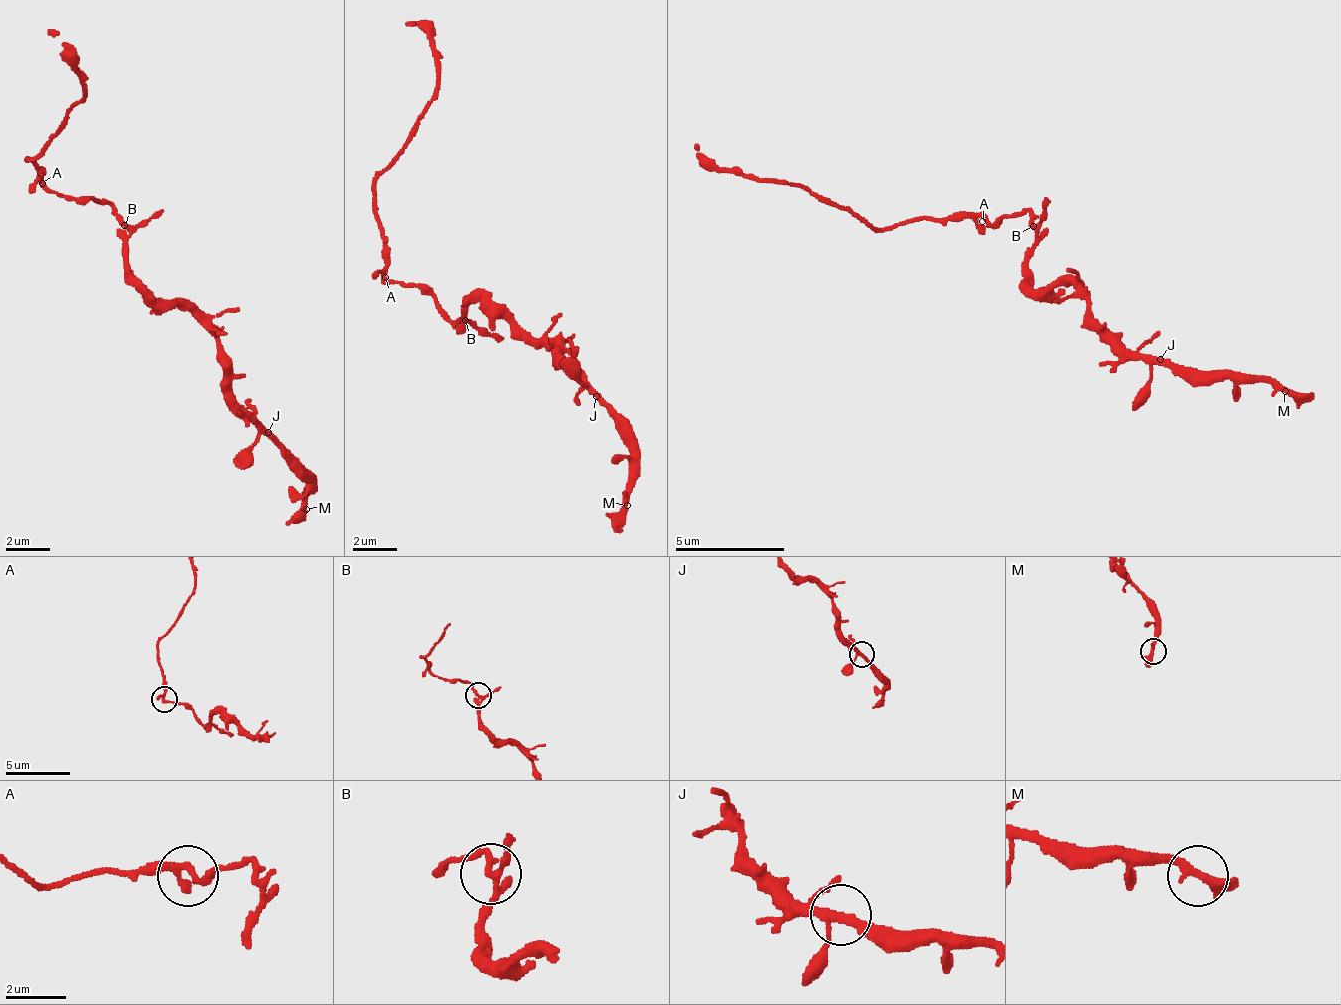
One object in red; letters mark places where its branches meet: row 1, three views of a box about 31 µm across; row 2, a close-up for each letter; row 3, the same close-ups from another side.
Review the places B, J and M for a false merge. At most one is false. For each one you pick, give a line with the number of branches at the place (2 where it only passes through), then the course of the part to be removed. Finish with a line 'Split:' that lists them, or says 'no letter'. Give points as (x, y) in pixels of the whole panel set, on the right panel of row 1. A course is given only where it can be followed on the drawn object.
B: branches 4; course (1034, 224), (1029, 213), (992, 224), (912, 218), (873, 229), (806, 186), (745, 179), (707, 160), (697, 146)
Split: B

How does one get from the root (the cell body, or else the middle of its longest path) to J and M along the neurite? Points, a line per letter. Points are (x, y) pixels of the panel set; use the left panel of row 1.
J: (126, 229), (126, 270), (148, 293), (182, 306), (210, 336), (227, 367), (228, 387), (268, 432)
M: (126, 229), (126, 270), (148, 293), (182, 306), (216, 343), (228, 387), (303, 475), (306, 509)

